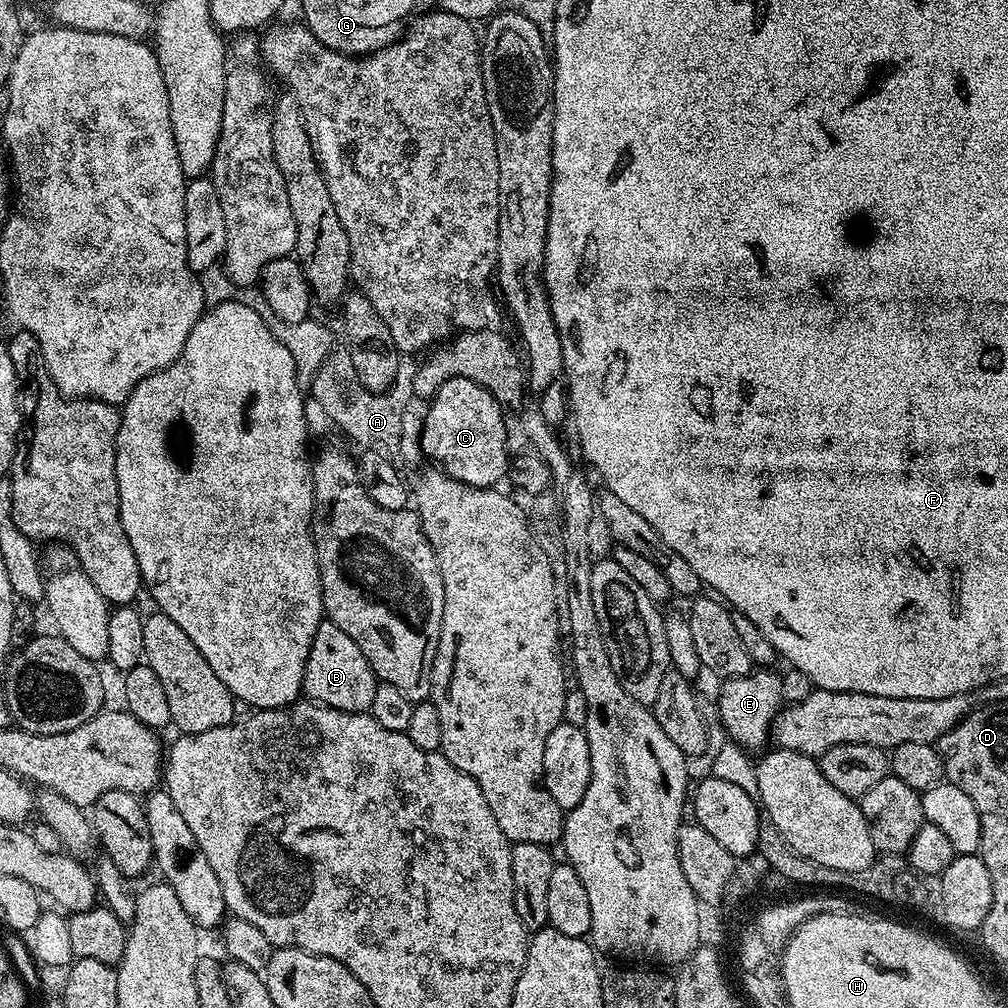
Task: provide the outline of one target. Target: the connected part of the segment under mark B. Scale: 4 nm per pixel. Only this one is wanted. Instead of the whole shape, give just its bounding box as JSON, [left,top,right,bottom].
[303,620,377,712]

